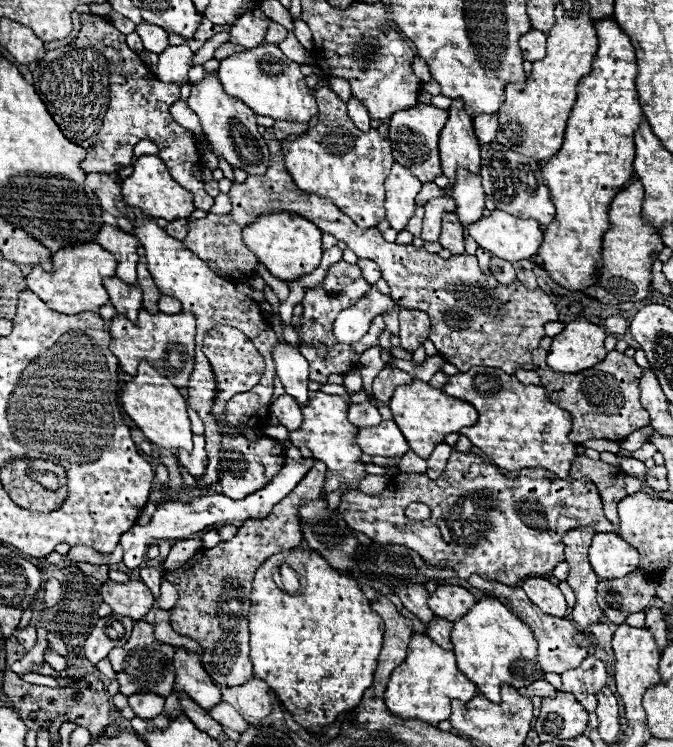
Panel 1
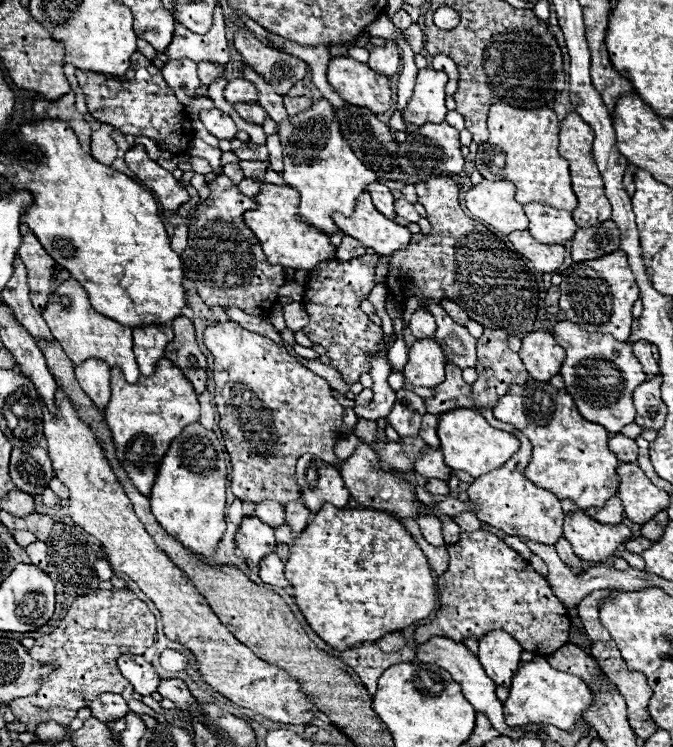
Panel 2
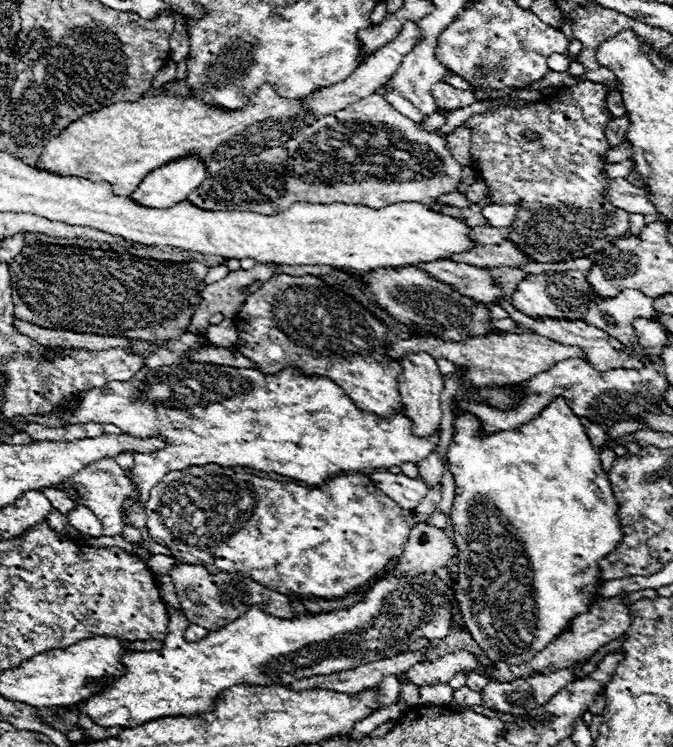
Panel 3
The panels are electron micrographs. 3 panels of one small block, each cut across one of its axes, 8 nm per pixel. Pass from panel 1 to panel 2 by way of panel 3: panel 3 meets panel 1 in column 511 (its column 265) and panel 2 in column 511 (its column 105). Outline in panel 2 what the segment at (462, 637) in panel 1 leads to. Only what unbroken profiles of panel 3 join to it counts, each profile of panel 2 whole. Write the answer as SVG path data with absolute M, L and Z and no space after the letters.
M534 658L532 662L522 662L518 674L512 678L510 696L504 702L504 714L508 726L552 724L560 730L570 730L590 704L592 692L582 678L554 670L544 658Z

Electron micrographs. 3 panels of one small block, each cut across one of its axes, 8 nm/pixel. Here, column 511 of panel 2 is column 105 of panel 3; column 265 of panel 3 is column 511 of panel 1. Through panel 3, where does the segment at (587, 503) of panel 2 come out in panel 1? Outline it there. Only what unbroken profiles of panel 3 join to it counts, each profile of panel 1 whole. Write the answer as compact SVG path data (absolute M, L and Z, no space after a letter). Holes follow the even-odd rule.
M498 368L468 370L456 376L450 376L442 388L448 396L470 402L478 414L480 422L476 426L462 428L460 434L470 438L490 460L504 470L522 470L522 468L546 468L568 478L572 458L576 458L576 444L568 440L572 428L572 416L558 408L546 396L544 386L522 384L514 374L506 374ZM476 376L488 376L488 382L476 386Z

